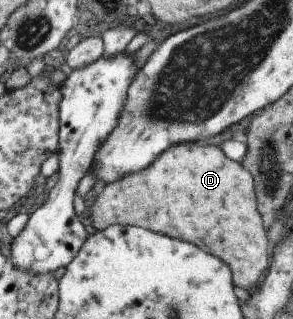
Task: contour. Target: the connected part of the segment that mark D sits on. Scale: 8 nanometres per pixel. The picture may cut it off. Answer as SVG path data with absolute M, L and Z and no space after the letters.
M175 145L147 173L108 184L93 205L91 218L97 230L119 223L143 225L175 239L193 241L223 257L234 269L236 285L250 292L263 284L274 261L275 250L259 207L254 173L231 161L217 145Z

